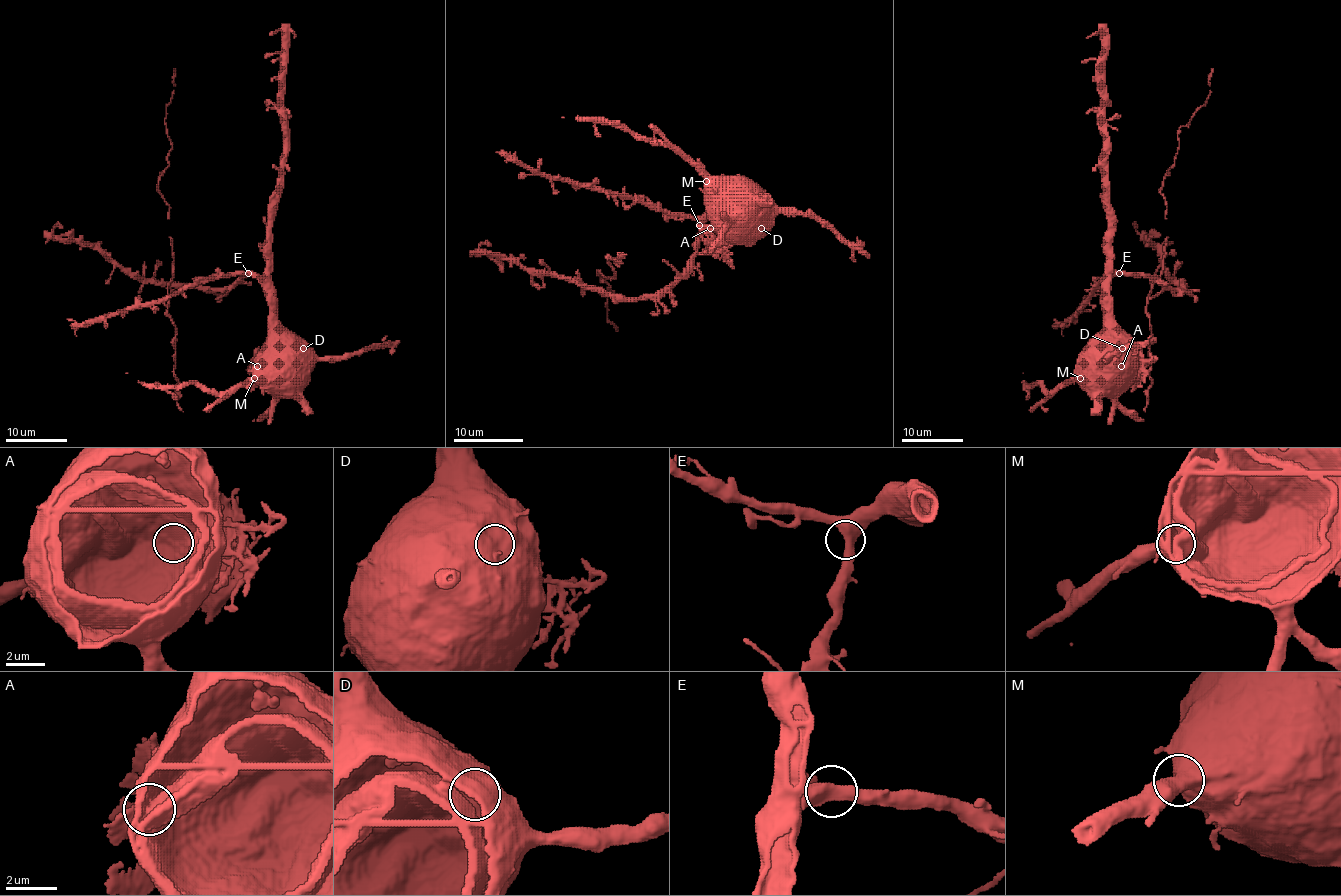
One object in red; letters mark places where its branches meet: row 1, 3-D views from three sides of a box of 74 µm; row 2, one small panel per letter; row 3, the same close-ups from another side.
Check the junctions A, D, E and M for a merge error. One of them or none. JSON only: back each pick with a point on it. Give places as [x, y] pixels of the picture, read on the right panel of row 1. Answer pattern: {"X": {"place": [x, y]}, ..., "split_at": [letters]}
{"A": {"place": [1121, 366]}, "split_at": ["A"]}

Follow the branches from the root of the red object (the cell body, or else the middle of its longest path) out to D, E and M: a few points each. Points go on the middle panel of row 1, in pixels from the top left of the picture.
D: (737, 188), (748, 185), (753, 190), (753, 220), (761, 228)
E: (737, 188), (737, 183), (725, 207), (716, 207), (699, 225)
M: (737, 188), (727, 180), (706, 181)

